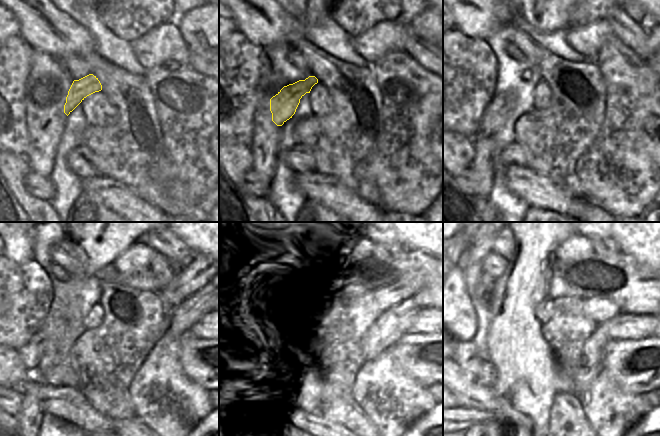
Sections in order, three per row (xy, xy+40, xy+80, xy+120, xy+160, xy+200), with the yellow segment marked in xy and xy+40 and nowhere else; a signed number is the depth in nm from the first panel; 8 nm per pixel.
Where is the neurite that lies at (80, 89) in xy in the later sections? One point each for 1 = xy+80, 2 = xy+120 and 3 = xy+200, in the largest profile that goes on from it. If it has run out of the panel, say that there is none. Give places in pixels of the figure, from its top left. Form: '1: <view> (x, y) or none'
1: xy+80 (500, 107)
2: xy+120 (31, 354)
3: xy+200 (465, 351)

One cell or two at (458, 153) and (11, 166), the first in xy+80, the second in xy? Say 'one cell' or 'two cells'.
one cell

